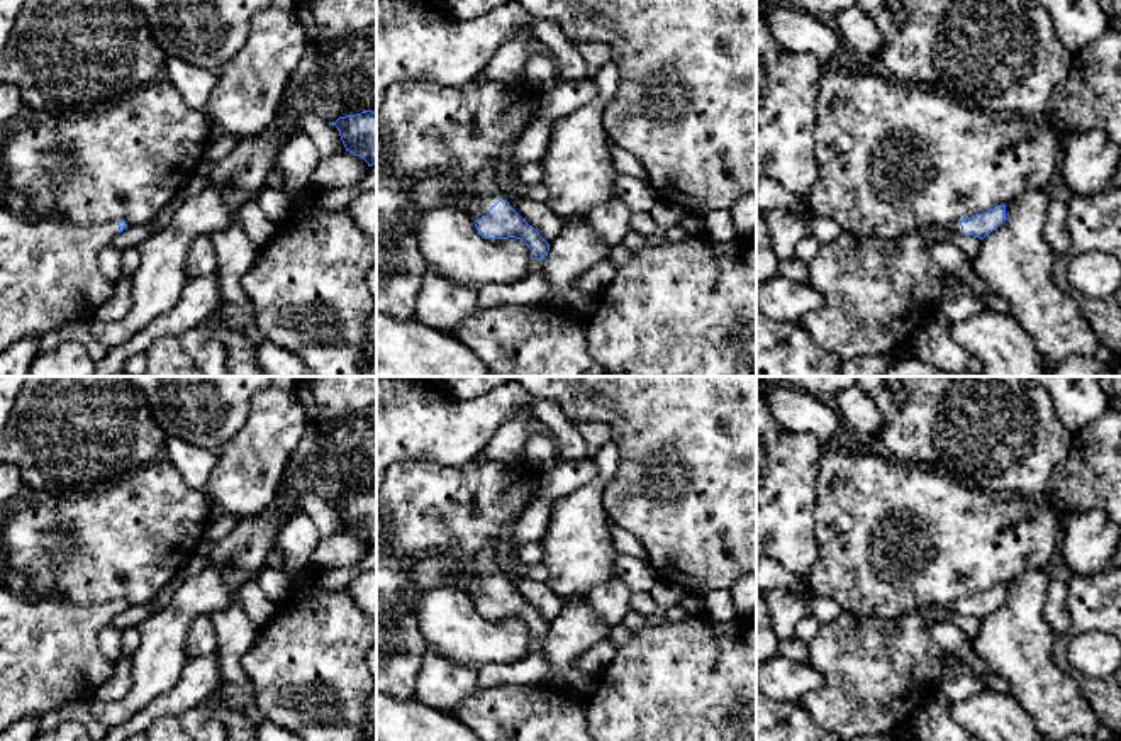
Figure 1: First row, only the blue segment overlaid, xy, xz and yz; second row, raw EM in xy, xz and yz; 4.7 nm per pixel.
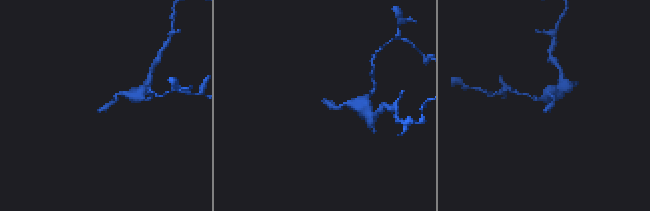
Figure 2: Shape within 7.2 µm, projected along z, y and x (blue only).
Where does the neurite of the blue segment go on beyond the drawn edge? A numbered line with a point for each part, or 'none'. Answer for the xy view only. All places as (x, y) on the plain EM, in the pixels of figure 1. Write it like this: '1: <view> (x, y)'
1: xy (50, 655)

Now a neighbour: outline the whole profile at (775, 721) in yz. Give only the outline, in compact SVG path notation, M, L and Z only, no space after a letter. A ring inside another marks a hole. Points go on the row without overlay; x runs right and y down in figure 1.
M756 688L756 741L843 741L814 722L797 702L775 702Z

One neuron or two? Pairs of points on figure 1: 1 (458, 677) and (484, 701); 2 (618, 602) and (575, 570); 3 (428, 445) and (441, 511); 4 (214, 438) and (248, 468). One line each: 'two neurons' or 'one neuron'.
1: two neurons
2: two neurons
3: two neurons
4: two neurons

